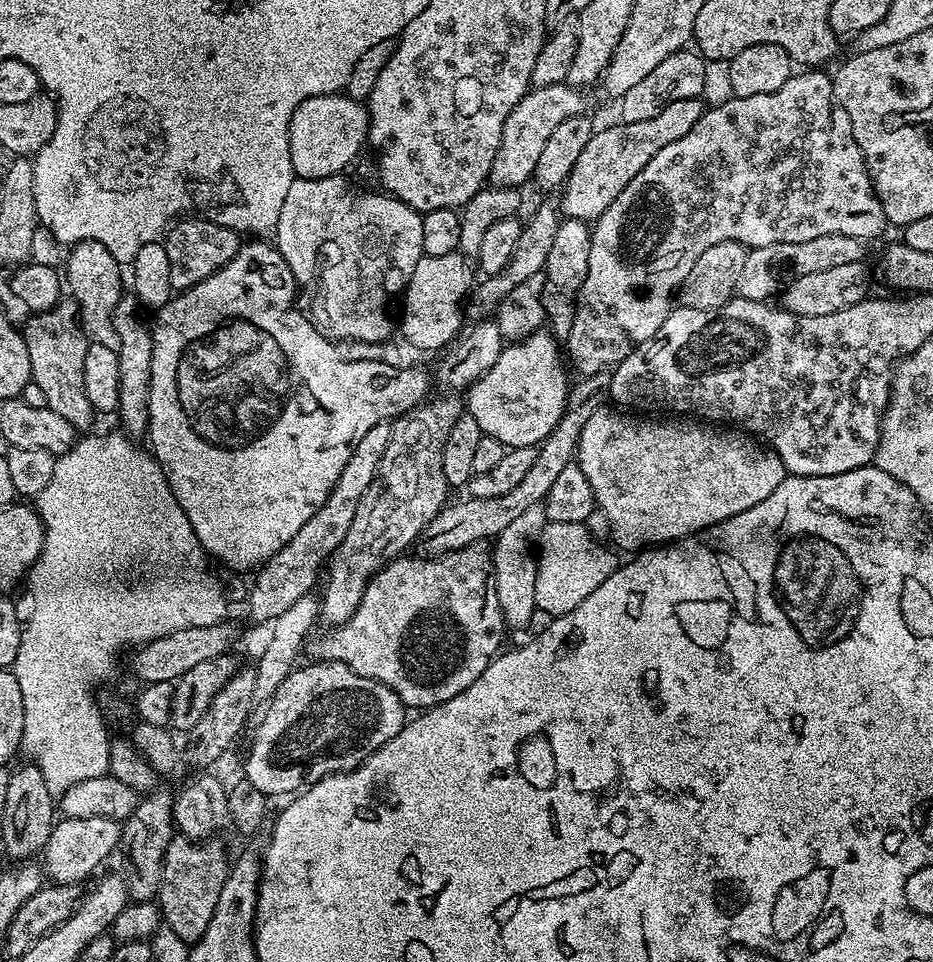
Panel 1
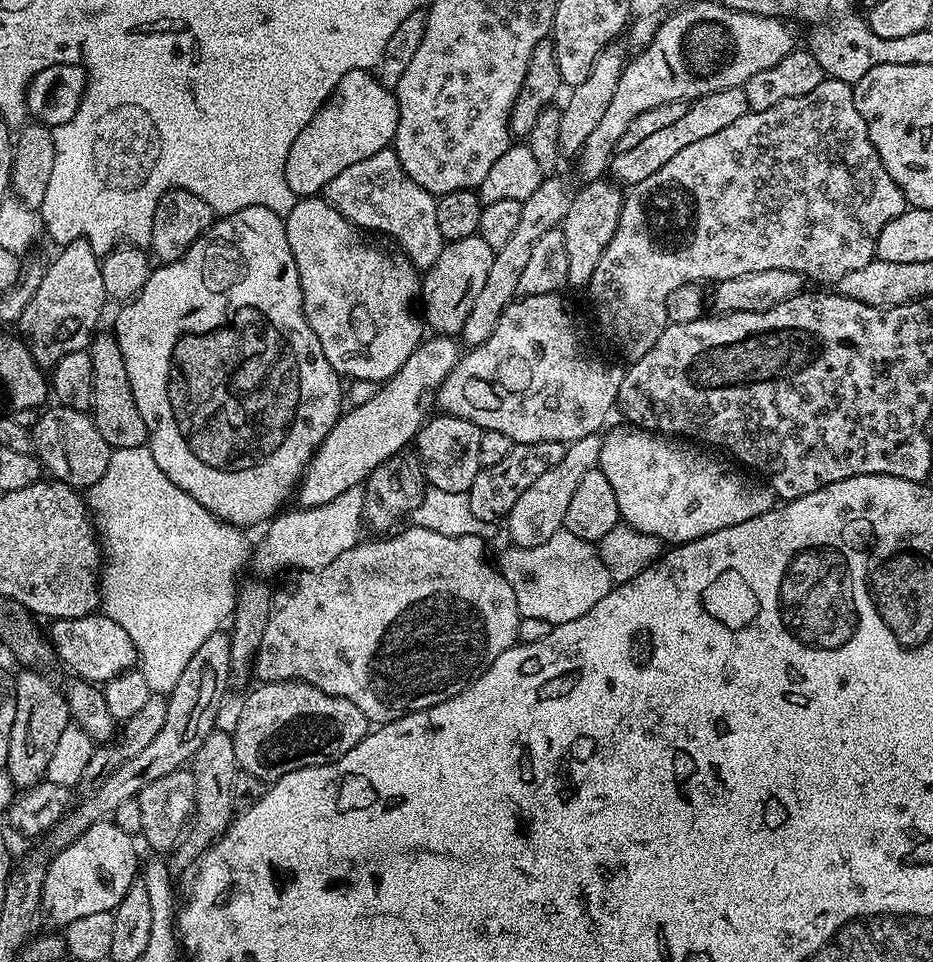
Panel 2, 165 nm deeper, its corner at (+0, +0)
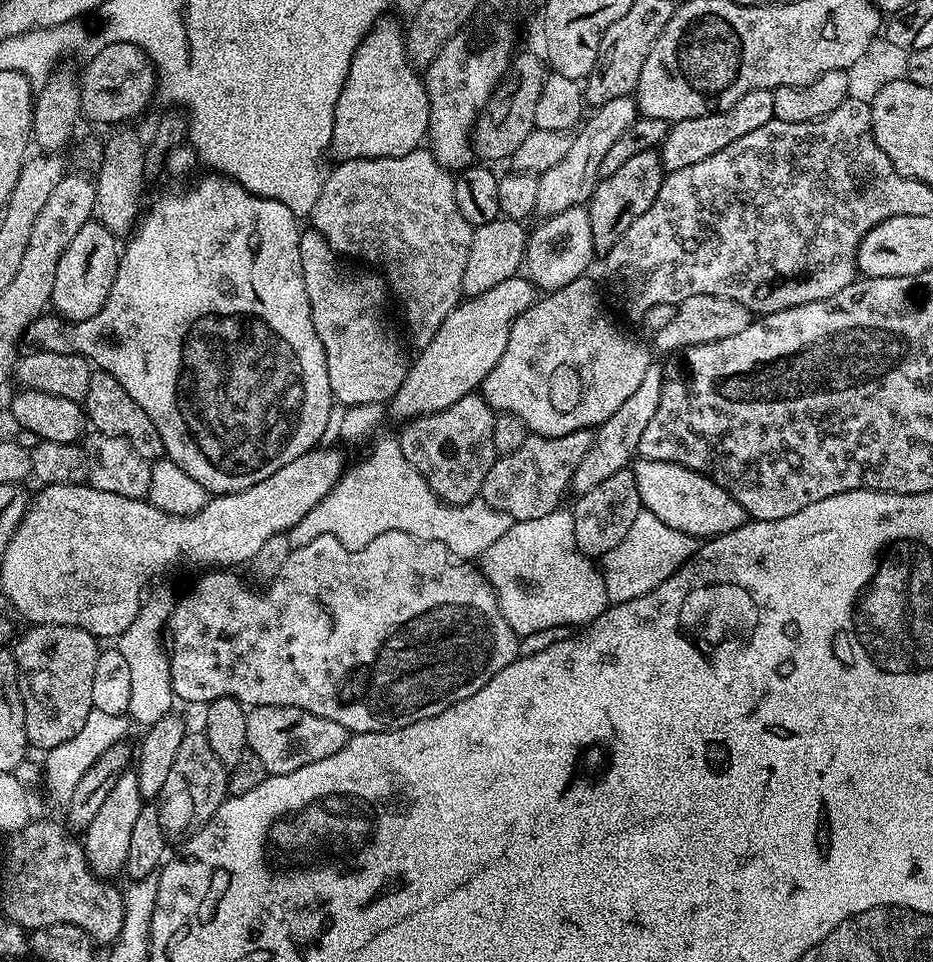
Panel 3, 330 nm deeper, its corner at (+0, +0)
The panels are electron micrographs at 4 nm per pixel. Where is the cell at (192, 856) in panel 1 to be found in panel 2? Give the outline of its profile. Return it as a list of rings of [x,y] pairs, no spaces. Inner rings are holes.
[[[213,730],[198,746],[198,754],[190,762],[190,771],[194,778],[196,787],[196,810],[187,825],[186,835],[178,845],[178,852],[181,852],[186,859],[195,861],[204,855],[213,843],[223,836],[224,831],[234,819],[237,811],[234,806],[234,778],[238,771],[236,755],[234,754],[234,742],[231,731]]]

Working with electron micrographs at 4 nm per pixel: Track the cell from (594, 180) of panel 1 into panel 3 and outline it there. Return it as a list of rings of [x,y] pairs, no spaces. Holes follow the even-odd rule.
[[[771,88],[750,90],[750,94],[742,94],[734,106],[721,112],[711,112],[698,118],[677,120],[671,125],[666,138],[659,146],[660,161],[665,173],[682,170],[682,166],[694,166],[694,162],[702,162],[702,158],[710,158],[710,154],[718,154],[730,142],[738,142],[750,130],[758,130],[758,126],[766,126],[774,118],[774,91]]]

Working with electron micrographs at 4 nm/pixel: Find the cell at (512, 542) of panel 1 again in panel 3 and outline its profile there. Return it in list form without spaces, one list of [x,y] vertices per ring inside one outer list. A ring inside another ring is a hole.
[[[653,366],[646,370],[646,378],[642,378],[638,390],[618,406],[618,411],[606,422],[595,429],[590,450],[586,450],[586,458],[578,466],[578,470],[572,475],[571,491],[576,494],[594,490],[599,483],[606,478],[613,477],[617,472],[627,469],[638,456],[638,438],[642,438],[642,430],[654,418],[654,410],[660,401],[660,391],[664,385],[665,373],[659,372],[659,367]]]

